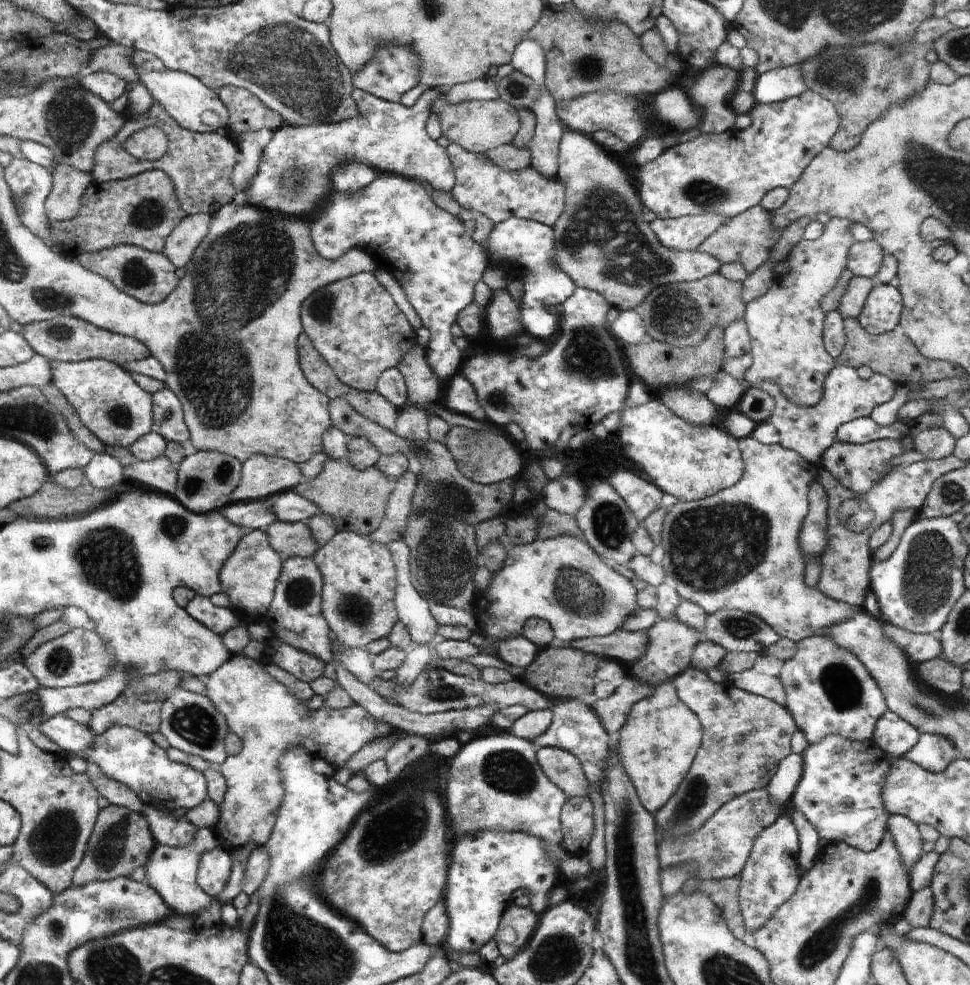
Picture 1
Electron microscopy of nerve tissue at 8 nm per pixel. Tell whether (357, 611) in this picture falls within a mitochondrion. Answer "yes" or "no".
yes

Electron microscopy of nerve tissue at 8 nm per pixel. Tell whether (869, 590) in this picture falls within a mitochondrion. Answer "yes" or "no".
no

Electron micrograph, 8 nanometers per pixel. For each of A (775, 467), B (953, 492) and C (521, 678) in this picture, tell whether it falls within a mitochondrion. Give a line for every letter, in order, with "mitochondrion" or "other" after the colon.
A: other
B: mitochondrion
C: other

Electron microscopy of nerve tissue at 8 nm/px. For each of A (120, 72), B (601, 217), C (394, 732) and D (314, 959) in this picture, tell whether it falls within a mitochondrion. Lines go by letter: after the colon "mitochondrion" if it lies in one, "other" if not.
A: other
B: mitochondrion
C: other
D: mitochondrion

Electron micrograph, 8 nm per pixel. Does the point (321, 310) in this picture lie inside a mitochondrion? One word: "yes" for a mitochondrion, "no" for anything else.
yes

